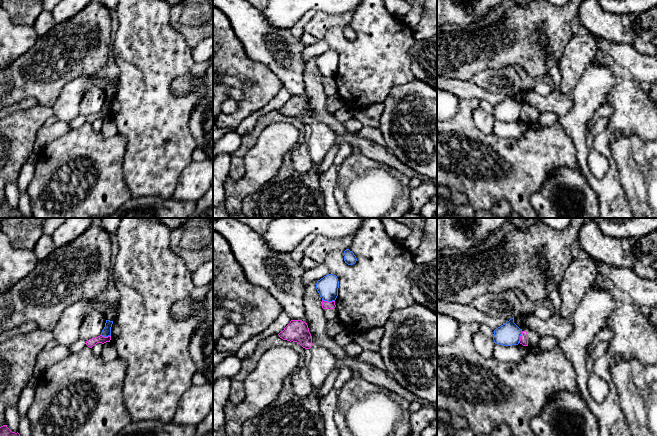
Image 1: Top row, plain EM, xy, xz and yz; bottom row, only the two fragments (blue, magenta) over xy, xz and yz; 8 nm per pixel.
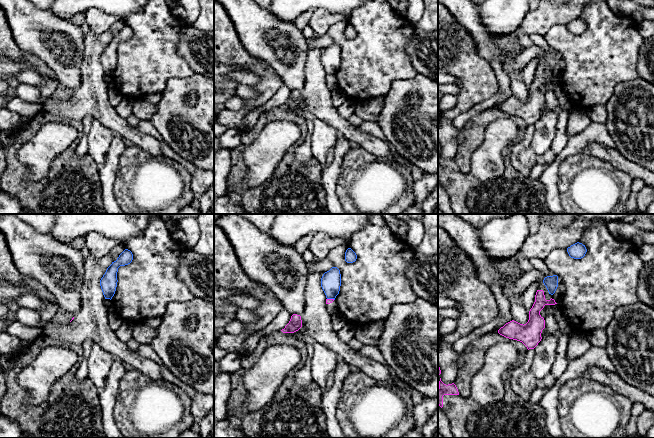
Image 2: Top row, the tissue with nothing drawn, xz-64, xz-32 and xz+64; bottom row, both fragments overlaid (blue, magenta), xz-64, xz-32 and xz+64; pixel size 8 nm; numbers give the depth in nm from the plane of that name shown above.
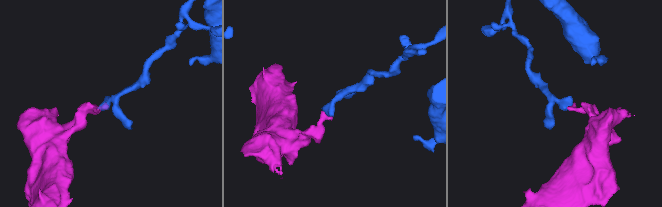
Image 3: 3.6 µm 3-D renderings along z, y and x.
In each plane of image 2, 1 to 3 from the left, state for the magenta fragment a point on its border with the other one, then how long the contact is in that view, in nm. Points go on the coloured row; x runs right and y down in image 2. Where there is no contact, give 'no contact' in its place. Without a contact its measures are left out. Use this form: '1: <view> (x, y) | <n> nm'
1: no contact
2: xz-32 (331, 298) | 60 nm
3: no contact

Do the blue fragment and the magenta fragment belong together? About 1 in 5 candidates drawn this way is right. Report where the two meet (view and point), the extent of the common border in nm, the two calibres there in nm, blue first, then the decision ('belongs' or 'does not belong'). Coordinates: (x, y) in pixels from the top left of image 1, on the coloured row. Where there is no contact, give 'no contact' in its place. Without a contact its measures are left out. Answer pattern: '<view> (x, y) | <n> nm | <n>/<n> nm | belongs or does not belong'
xz (328, 301) | 110 nm | 170/60 nm | does not belong

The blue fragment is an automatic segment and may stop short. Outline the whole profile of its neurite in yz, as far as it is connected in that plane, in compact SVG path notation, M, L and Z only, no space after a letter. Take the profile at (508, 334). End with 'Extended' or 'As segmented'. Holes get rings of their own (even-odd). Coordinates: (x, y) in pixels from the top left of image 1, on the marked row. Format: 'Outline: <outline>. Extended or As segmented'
Outline: M514 317L494 330L493 340L495 344L503 346L518 345L522 329L514 323Z. As segmented

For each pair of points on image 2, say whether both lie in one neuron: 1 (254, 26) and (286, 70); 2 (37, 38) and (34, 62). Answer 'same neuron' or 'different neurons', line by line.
1: same neuron
2: different neurons

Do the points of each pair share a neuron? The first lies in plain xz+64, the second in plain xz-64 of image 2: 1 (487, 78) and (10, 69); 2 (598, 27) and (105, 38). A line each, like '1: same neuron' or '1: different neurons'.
1: different neurons
2: different neurons

